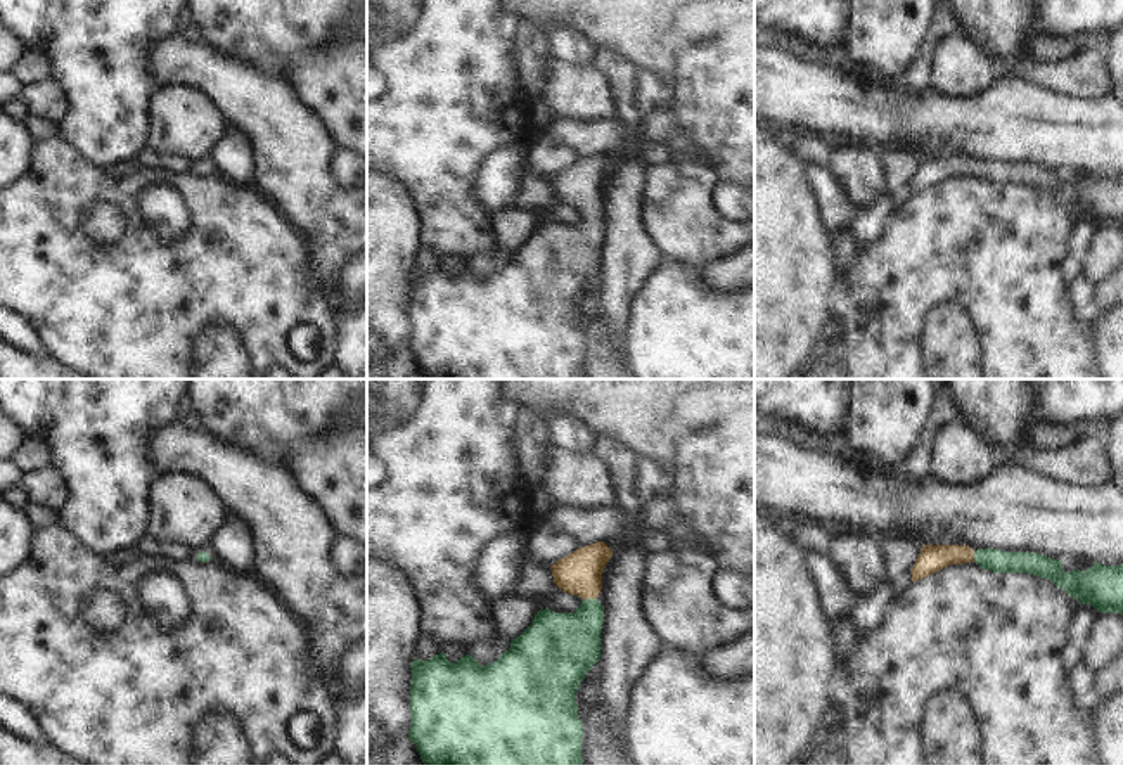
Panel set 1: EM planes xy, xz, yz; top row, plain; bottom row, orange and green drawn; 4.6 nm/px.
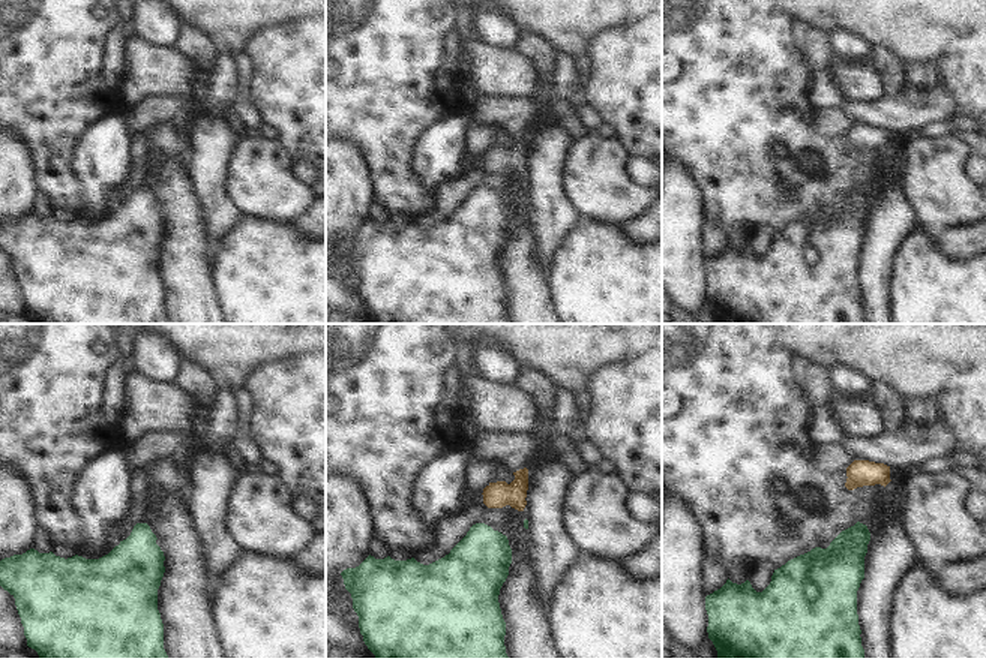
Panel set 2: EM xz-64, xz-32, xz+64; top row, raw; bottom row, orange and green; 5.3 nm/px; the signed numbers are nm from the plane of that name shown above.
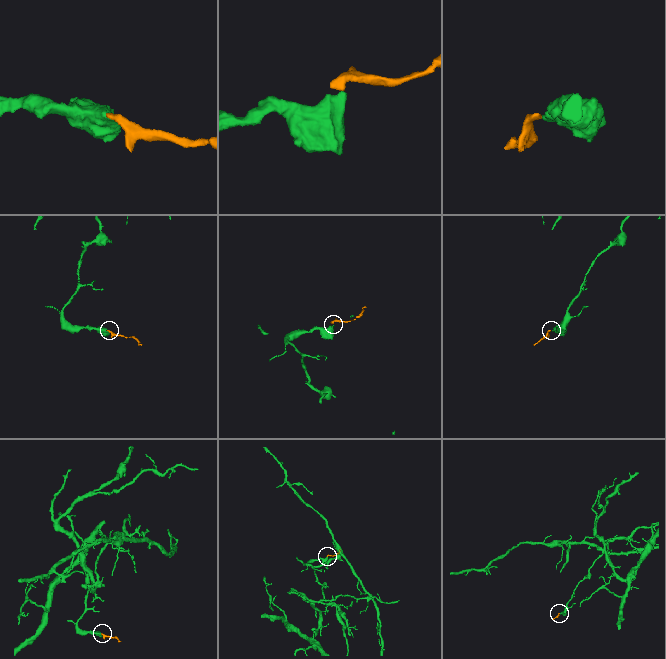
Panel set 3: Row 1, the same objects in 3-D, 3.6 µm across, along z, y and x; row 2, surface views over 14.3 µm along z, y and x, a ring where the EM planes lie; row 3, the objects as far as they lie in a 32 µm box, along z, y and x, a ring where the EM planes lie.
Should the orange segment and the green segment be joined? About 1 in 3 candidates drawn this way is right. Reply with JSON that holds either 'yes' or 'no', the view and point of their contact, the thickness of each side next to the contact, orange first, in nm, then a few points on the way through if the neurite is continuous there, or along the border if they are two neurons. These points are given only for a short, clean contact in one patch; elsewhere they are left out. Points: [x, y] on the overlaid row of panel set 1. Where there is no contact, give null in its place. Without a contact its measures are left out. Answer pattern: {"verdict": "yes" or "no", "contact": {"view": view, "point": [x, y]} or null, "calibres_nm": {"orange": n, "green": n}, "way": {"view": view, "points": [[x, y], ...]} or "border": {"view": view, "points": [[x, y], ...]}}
{"verdict": "yes", "contact": {"view": "xz", "point": [589, 597]}, "calibres_nm": {"orange": 200, "green": 300}, "way": {"view": "xz", "points": [[580, 573], [589, 587], [589, 597], [589, 618], [566, 646]]}}

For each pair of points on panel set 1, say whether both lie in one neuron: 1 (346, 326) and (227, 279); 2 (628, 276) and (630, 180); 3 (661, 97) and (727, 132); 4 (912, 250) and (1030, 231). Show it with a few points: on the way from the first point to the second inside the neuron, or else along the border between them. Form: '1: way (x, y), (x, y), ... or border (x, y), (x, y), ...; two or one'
1: border (327, 300), (334, 317), (334, 360); two
2: way (627, 251), (627, 205); one
3: border (673, 89), (672, 99), (665, 108); two
4: way (942, 250), (966, 258), (975, 250), (1001, 248); one

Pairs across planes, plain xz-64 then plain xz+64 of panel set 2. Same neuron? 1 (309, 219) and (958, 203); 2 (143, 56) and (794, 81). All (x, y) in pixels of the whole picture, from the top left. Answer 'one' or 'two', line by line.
1: two
2: two

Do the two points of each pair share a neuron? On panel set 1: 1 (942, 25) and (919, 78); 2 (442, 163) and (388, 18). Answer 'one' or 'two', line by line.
1: one
2: one

